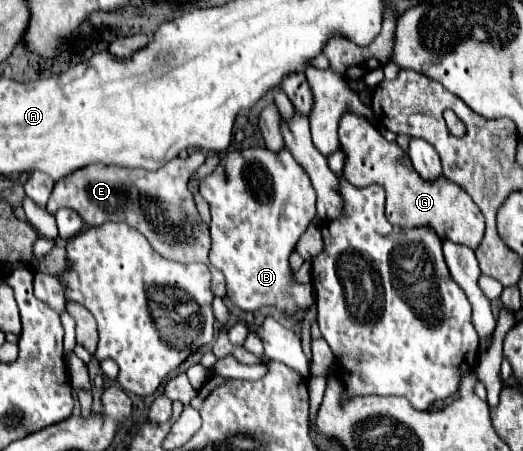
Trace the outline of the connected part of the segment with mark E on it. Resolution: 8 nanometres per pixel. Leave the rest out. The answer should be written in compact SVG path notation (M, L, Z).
M193 151L187 159L171 159L157 171L147 171L141 167L103 167L101 163L89 165L55 183L47 211L55 215L61 207L71 207L85 219L85 225L89 227L97 227L107 221L129 223L147 237L159 255L179 263L197 261L209 267L209 229L199 221L195 201L187 189L189 177L199 165L203 165L203 161L205 153Z

